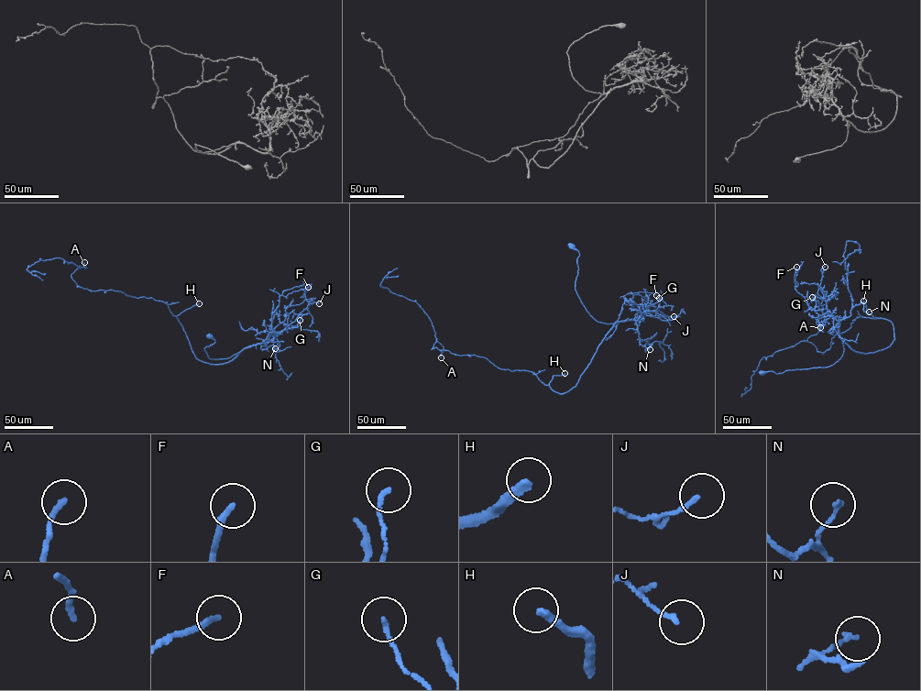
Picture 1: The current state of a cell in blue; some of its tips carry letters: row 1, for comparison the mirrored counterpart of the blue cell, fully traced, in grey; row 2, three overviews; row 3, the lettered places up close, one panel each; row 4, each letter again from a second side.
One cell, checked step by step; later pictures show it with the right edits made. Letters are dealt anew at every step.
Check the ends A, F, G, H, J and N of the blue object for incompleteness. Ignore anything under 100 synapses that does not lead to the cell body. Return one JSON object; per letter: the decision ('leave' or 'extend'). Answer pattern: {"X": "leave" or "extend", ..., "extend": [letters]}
{"A": "leave", "F": "leave", "G": "leave", "H": "extend", "J": "leave", "N": "leave", "extend": ["H"]}

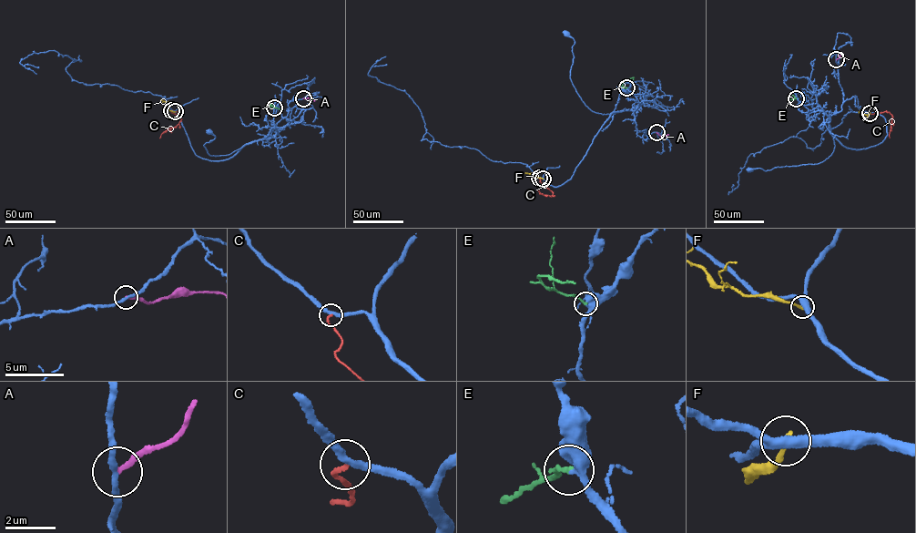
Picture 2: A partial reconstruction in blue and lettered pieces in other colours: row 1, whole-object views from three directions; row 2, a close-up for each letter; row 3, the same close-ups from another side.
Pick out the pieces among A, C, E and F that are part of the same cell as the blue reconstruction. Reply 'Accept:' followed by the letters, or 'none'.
Accept: E

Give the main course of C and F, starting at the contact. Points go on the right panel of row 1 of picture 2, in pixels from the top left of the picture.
C: (869, 114), (885, 111), (891, 114), (890, 138)
F: (870, 113), (868, 115), (859, 112)

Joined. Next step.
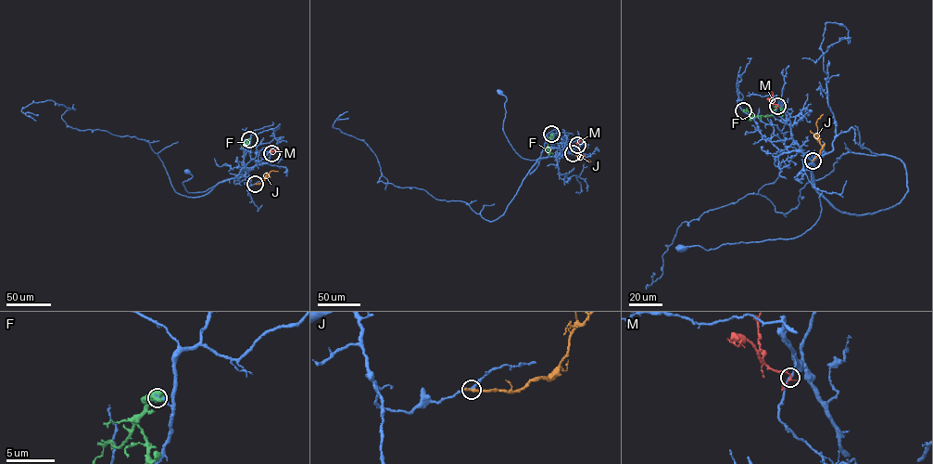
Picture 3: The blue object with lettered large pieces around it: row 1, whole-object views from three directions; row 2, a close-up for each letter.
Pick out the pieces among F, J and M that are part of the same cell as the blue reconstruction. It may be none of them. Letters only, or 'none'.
none

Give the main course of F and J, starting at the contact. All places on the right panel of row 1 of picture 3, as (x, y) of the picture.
F: (743, 110), (756, 117), (769, 116), (777, 107), (781, 110), (783, 108)
J: (813, 161), (822, 148), (816, 123), (823, 114)

